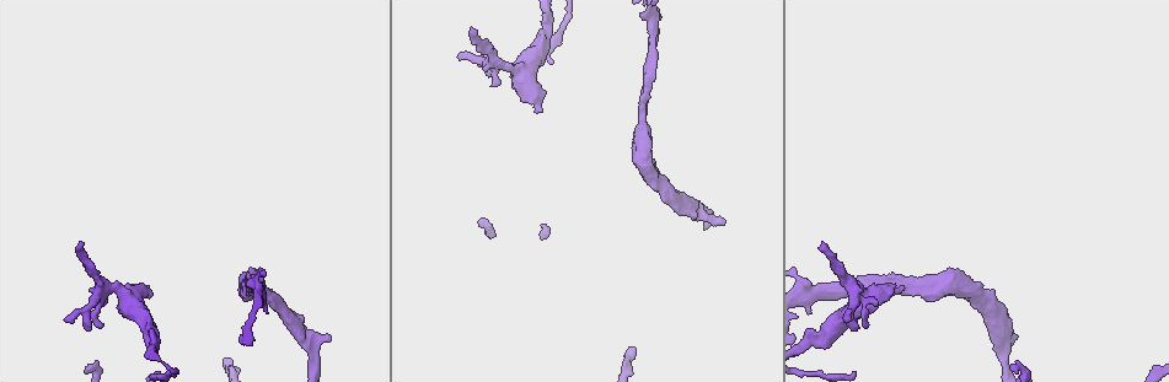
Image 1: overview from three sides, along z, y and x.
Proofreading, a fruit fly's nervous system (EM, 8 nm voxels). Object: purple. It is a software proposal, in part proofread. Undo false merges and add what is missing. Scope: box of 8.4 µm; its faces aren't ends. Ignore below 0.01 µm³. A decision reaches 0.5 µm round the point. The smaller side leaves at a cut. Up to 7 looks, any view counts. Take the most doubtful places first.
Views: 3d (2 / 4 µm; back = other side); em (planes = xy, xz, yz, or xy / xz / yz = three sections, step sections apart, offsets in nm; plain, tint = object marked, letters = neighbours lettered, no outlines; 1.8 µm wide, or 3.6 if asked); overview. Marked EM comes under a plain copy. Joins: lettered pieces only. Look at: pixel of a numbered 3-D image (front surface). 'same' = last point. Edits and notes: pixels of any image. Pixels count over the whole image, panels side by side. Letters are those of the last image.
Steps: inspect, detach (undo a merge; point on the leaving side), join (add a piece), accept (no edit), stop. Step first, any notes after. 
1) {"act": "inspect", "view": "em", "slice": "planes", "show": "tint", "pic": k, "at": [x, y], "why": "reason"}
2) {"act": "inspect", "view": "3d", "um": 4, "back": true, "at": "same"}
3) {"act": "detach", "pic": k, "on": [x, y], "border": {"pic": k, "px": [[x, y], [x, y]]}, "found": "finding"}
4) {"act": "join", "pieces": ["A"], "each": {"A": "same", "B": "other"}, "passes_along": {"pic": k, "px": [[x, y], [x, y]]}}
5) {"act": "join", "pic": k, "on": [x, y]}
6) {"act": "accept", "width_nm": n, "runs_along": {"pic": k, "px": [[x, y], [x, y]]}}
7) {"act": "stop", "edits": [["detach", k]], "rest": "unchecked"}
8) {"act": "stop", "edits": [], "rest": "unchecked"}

{"act": "inspect", "view": "3d", "um": 4, "pic": 1, "at": [821, 243], "why": "thin end"}

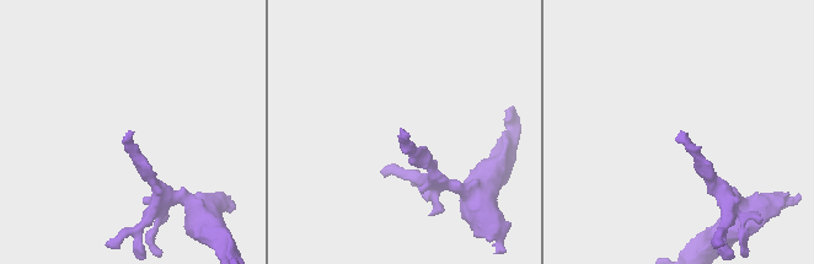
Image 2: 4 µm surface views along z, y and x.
{"act": "inspect", "view": "em", "slice": "xz", "step": 8, "show": "letters", "pic": 2, "at": [133, 131]}

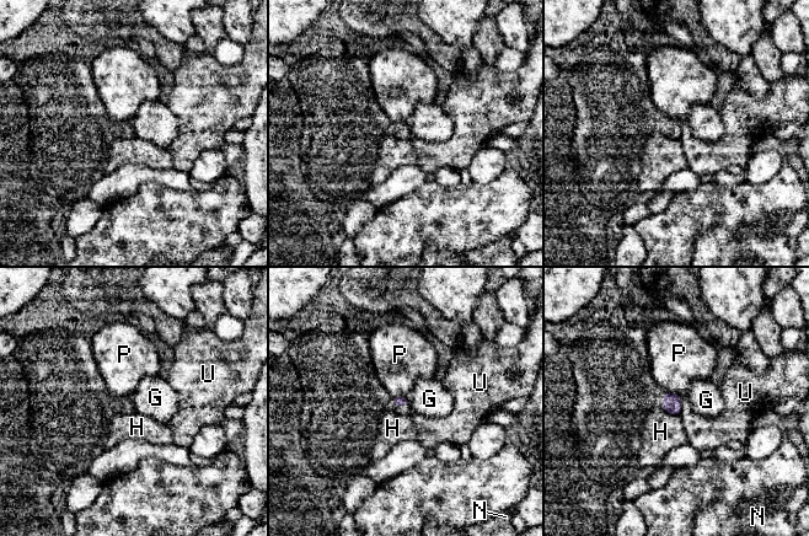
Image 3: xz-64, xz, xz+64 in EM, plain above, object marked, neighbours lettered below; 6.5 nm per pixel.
{"act": "accept", "each": {"G": "other", "H": "other", "N": "other", "P": "other", "U": "other"}, "border": {"pic": 3, "px": [[679, 395], [680, 414]]}, "found": "no lettered piece goes on from it"}

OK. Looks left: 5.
{"act": "inspect", "view": "3d", "um": 4, "pic": 1, "at": [1013, 338], "why": "an open end"}

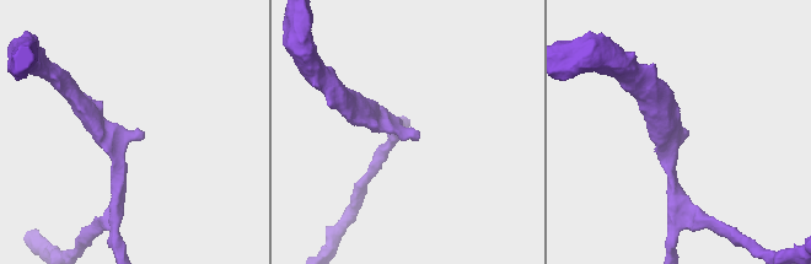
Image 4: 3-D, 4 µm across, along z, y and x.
{"act": "inspect", "view": "em", "slice": "xy", "step": 16, "show": "letters", "pic": 4, "at": [683, 139]}

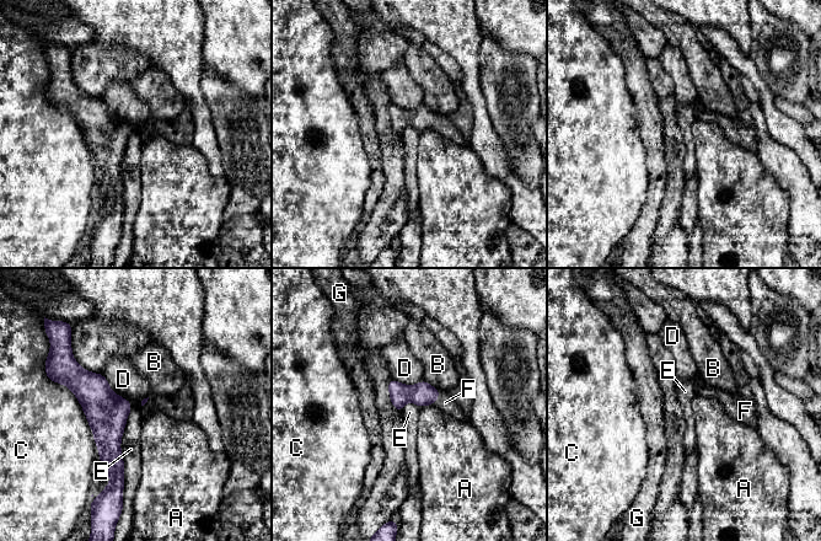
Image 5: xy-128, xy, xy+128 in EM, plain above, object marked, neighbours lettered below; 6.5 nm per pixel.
{"act": "join", "pieces": ["F"], "longest_contact_nm": ["C", 550], "each": {"A": "other", "B": "other", "C": "other", "D": "other", "E": "other", "F": "same", "G": "other"}, "found": "the neuron continues"}

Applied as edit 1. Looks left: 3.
{"act": "inspect", "view": "em", "slice": "xy", "step": 4, "show": "letters", "pic": 1, "at": [904, 288], "why": "free end"}

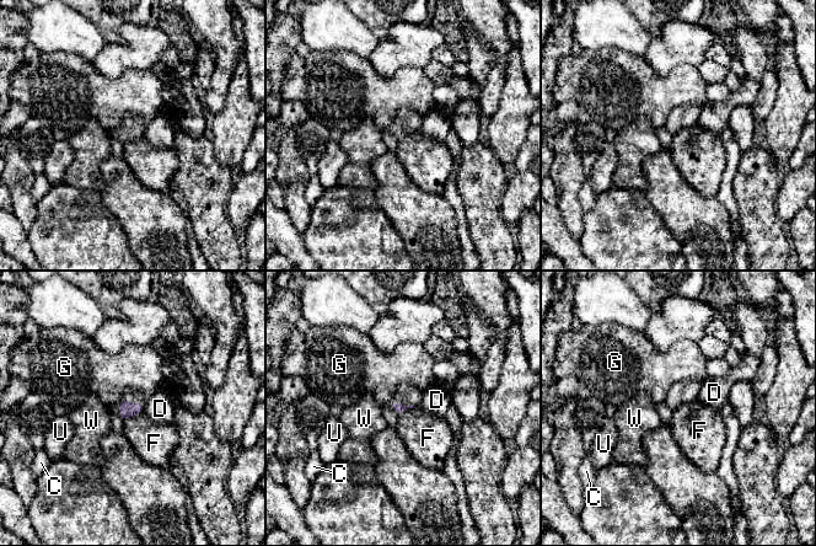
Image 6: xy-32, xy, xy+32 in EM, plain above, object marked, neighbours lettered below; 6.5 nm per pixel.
{"act": "accept", "each": {"C": "other", "D": "other", "F": "other", "G": "other", "U": "other", "W": "other"}, "found": "no lettered piece goes on from it"}

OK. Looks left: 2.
{"act": "stop", "edits": [["join", 5]], "rest": "unchecked"}

